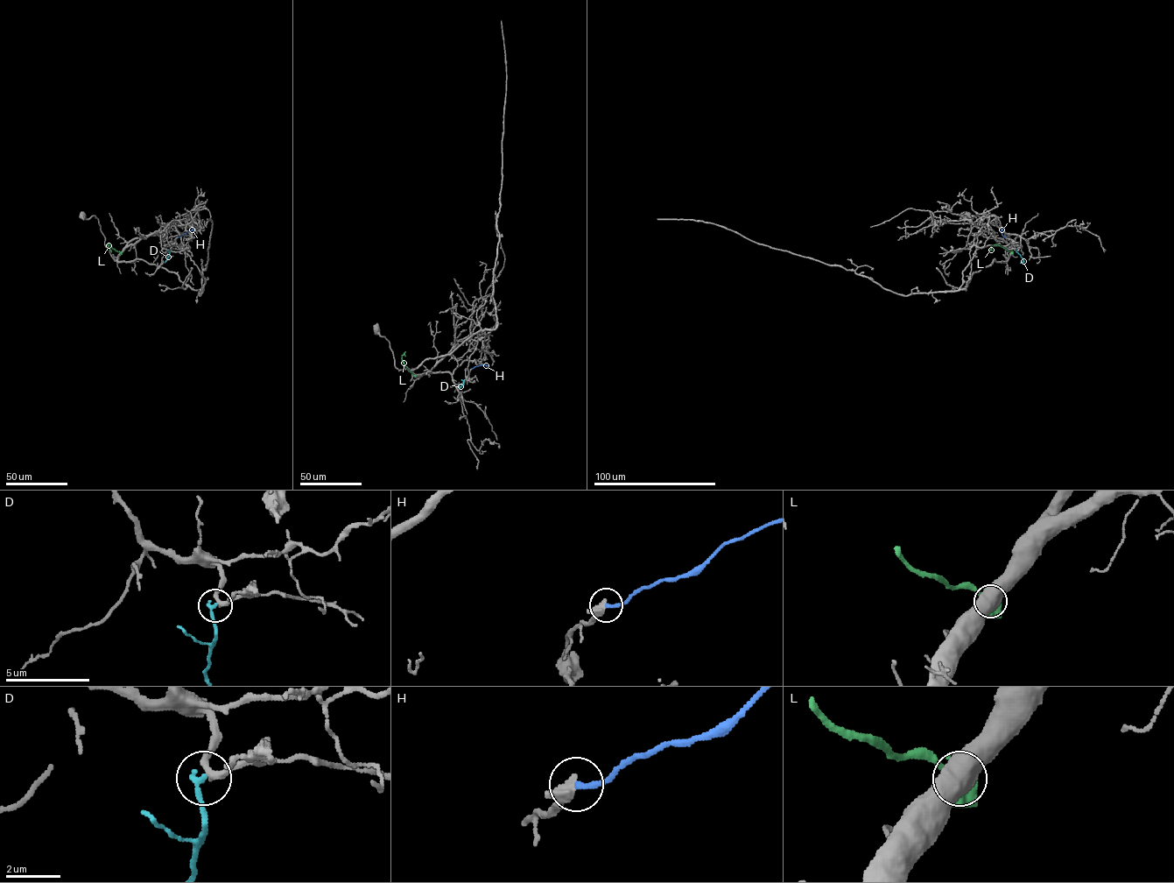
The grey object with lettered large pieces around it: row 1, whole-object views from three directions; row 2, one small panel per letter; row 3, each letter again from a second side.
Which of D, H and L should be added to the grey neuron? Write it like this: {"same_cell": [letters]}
{"same_cell": ["H"]}

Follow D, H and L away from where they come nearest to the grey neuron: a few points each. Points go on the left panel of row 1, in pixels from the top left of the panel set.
D: (170, 250), (165, 263)
H: (177, 237), (192, 229)
L: (121, 252), (108, 244), (111, 252)

